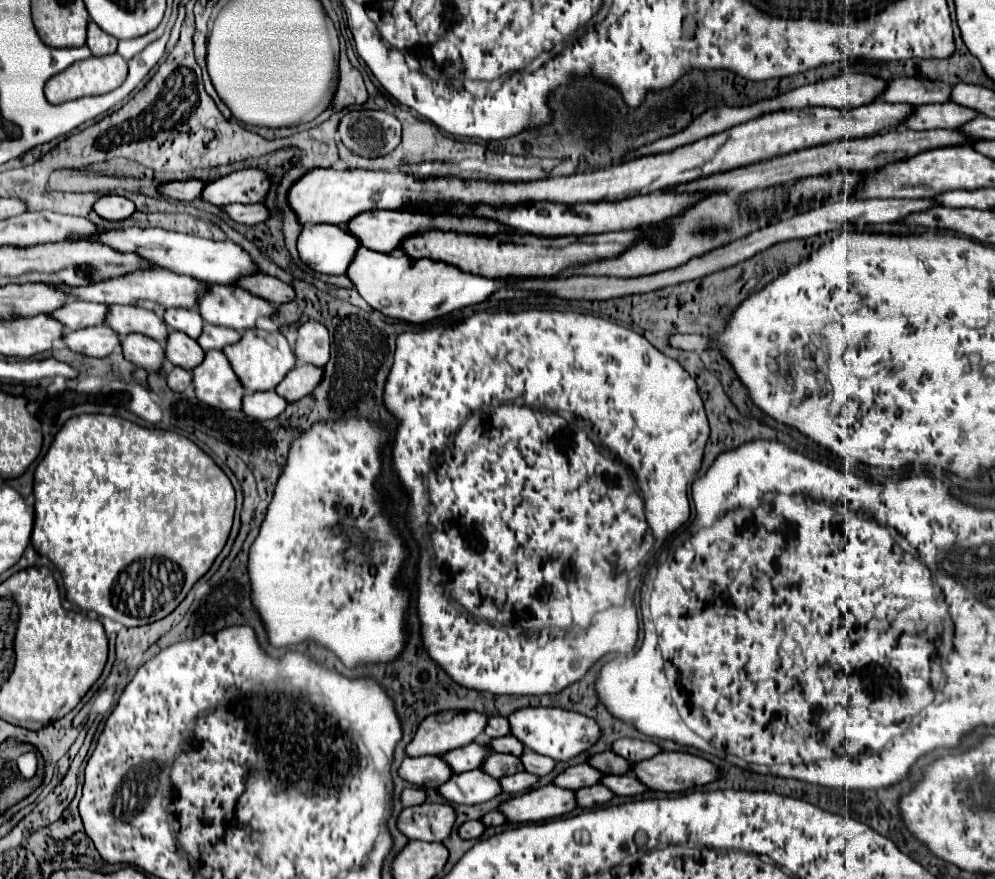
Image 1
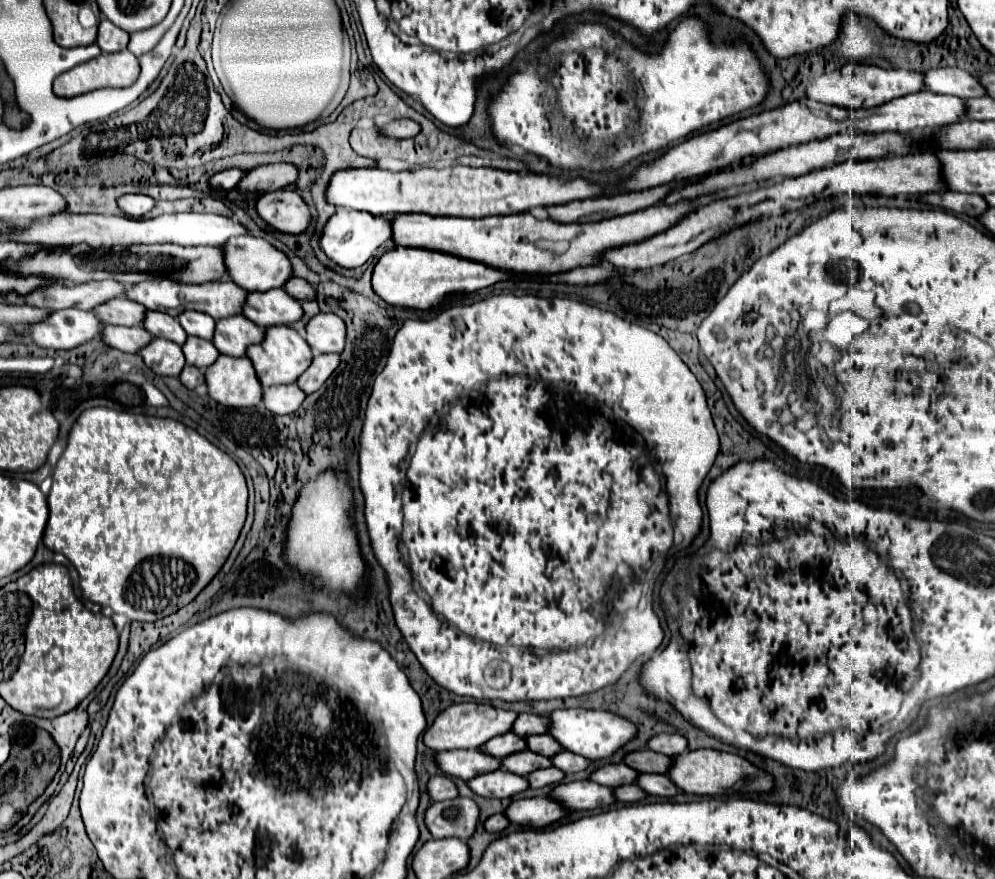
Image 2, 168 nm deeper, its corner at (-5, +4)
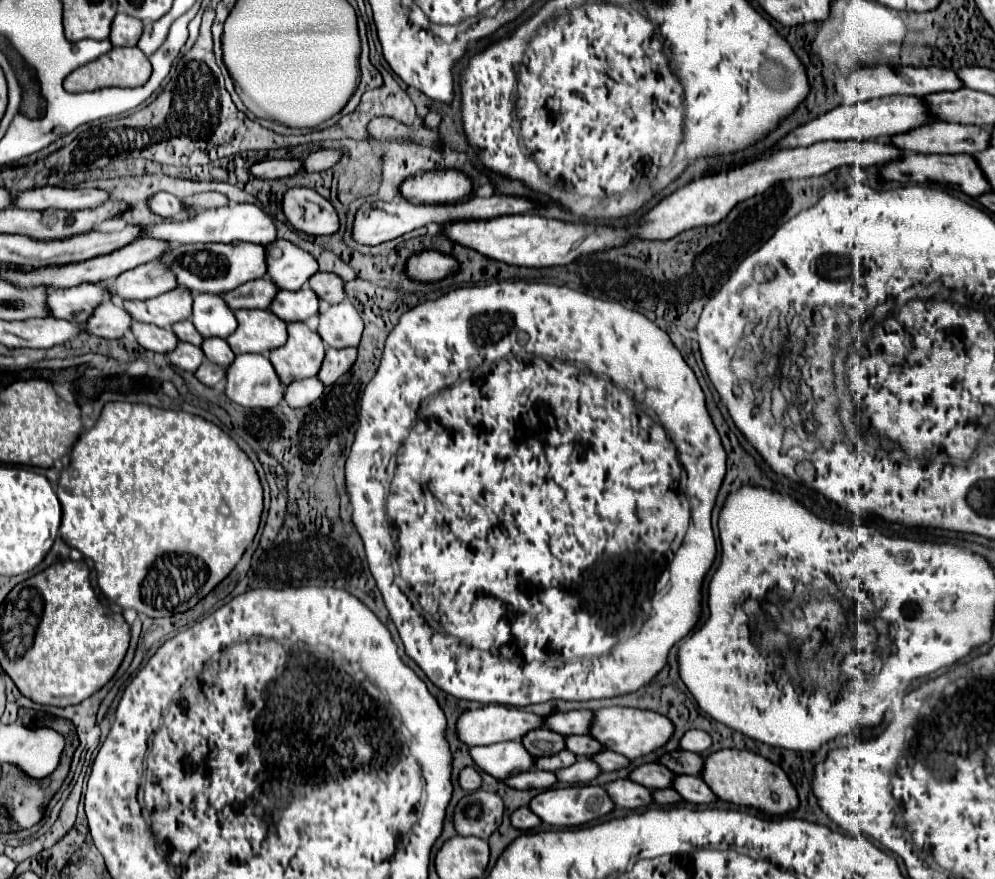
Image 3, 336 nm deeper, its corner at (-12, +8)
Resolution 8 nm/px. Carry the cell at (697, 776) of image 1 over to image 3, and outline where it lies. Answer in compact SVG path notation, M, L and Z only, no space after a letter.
M717 750L705 758L703 770L701 770L703 782L713 790L713 794L725 802L739 804L739 806L751 806L757 810L763 810L767 814L785 814L797 808L799 798L789 782L787 774L767 758L753 754L749 750Z

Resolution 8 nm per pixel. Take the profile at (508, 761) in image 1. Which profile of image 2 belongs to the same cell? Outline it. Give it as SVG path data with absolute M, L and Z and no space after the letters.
M524 750L524 752L518 752L518 754L510 754L502 760L502 766L510 772L516 772L520 776L528 776L530 772L534 770L540 770L540 768L550 768L552 766L552 760L546 758L546 756L540 756L532 750Z

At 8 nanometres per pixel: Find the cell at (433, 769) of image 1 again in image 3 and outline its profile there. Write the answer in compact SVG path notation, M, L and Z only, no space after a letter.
M519 740L499 742L491 746L475 746L469 750L475 766L497 780L515 776L533 768L533 756L523 748Z

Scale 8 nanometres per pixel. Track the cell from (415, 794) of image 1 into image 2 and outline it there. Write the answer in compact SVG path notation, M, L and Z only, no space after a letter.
M434 776L428 782L428 794L430 794L430 798L434 802L438 802L438 800L456 798L458 796L458 788L456 788L456 784L448 776Z

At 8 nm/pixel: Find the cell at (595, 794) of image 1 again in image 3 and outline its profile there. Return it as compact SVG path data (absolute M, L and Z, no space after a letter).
M661 788L661 790L651 790L653 792L653 800L661 806L665 804L673 804L673 802L679 802L679 794L673 790L673 788Z

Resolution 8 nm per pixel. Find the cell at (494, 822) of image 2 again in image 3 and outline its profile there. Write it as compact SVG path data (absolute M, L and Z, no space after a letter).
M523 806L523 808L519 808L519 810L515 810L515 812L511 814L511 824L513 824L515 828L519 828L519 830L531 830L531 828L539 826L541 820L539 820L527 806Z

